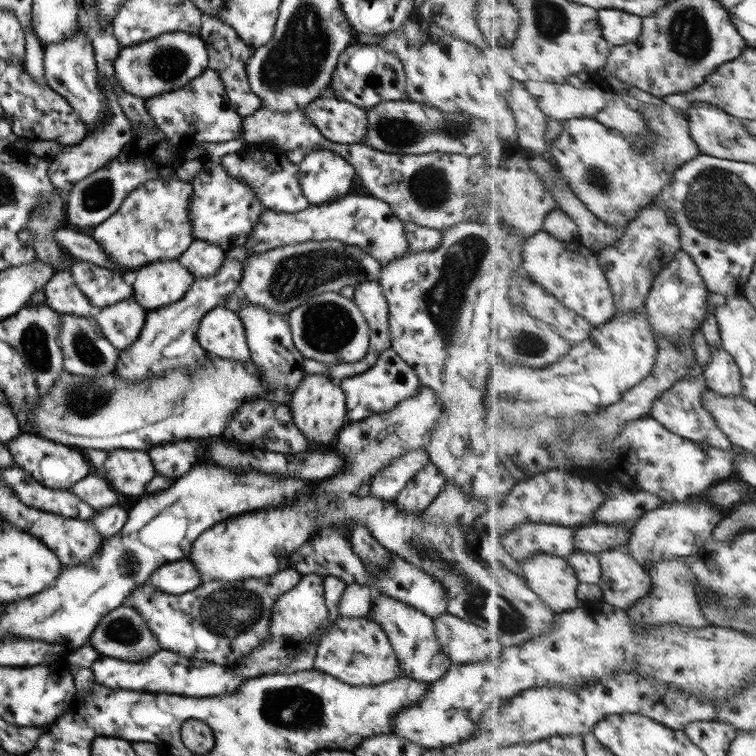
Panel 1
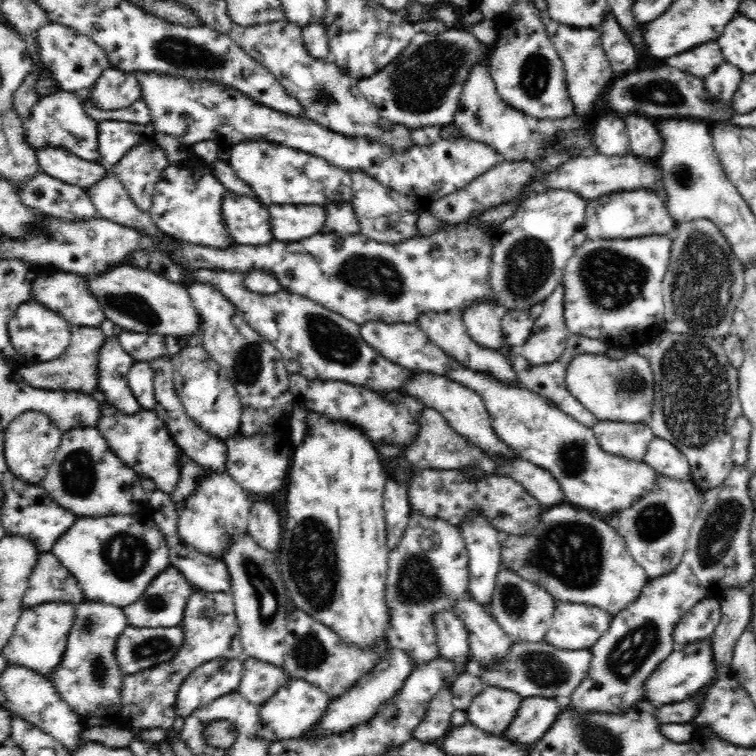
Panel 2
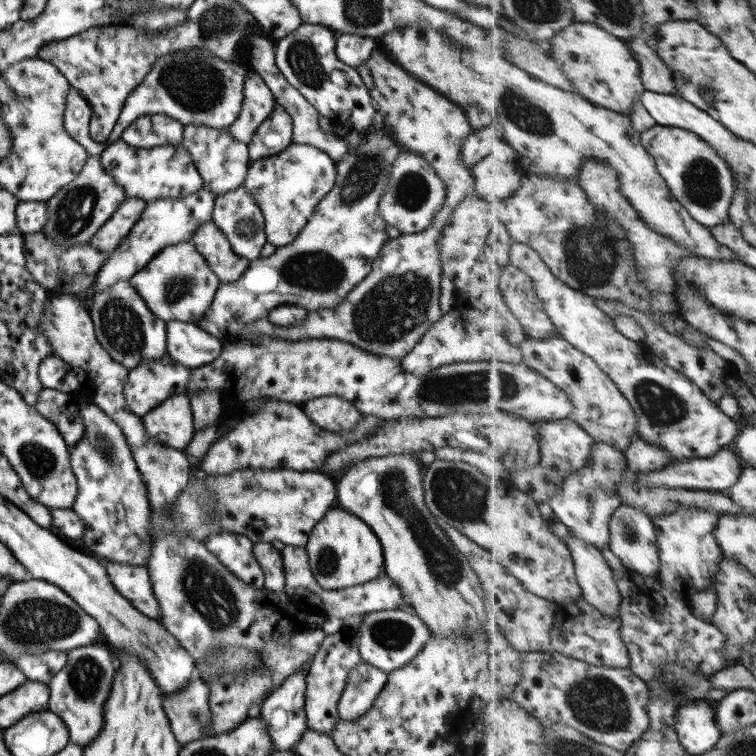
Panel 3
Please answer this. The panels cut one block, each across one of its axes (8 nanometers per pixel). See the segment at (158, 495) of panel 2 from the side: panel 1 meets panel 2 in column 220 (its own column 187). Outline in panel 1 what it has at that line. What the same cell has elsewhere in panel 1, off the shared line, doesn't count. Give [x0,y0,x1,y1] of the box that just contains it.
[148,558,202,594]

